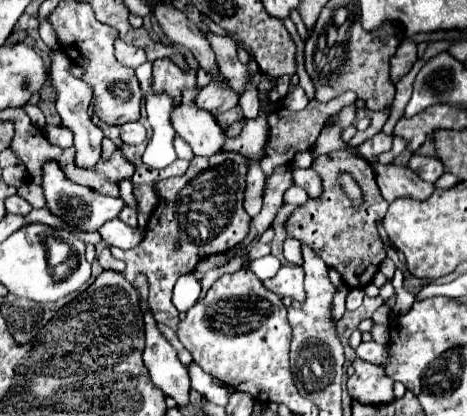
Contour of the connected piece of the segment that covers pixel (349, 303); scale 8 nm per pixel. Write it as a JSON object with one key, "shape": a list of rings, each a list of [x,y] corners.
{"shape":[[[350,288],[346,296],[346,310],[356,310],[362,304],[362,298],[364,298],[362,288]]]}

